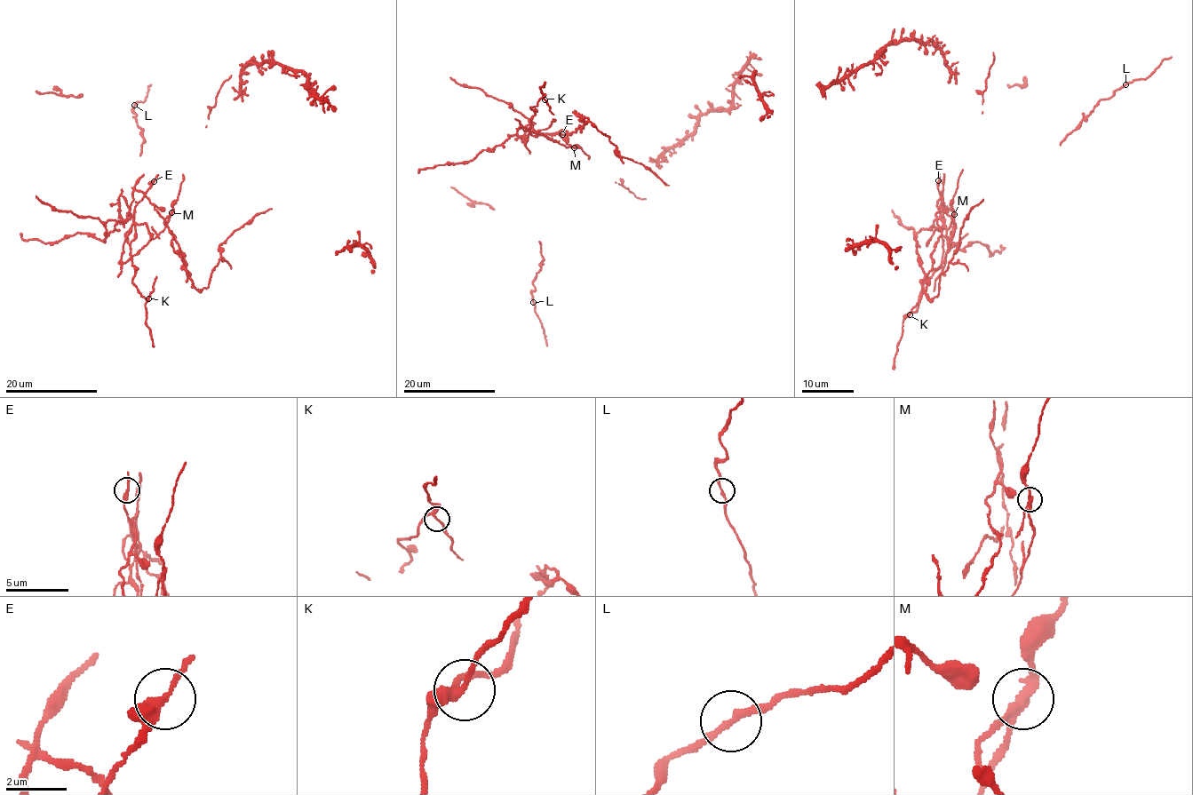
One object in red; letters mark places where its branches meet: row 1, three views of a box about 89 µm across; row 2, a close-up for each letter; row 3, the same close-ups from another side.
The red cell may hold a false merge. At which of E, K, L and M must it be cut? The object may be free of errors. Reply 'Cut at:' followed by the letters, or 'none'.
Cut at: M

